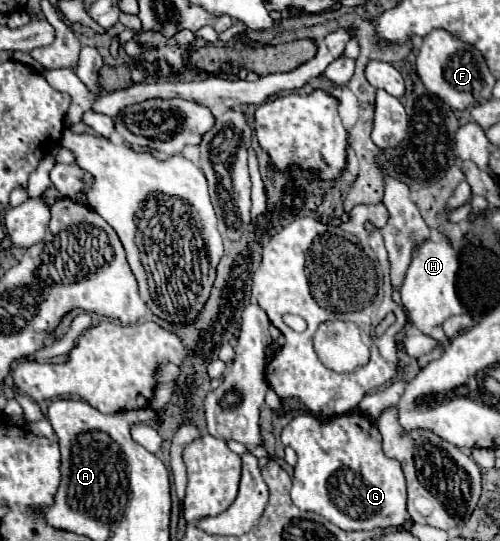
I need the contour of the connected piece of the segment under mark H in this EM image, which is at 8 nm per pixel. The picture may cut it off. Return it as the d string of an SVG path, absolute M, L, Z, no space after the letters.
M444 235L438 241L424 239L412 255L412 263L406 271L404 285L400 289L402 305L408 311L408 319L422 333L438 339L442 345L448 345L448 337L442 331L444 319L462 313L462 305L456 295L456 271L458 271L458 251L452 247L452 243Z

